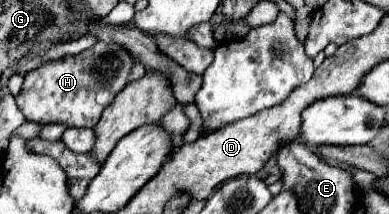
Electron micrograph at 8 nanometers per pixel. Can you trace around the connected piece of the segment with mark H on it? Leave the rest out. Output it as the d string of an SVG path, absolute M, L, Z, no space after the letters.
M98 41L80 55L46 63L28 73L20 93L16 95L16 105L24 113L26 121L34 121L38 125L62 123L66 127L94 127L104 107L108 107L126 87L132 67L134 59L124 47Z

